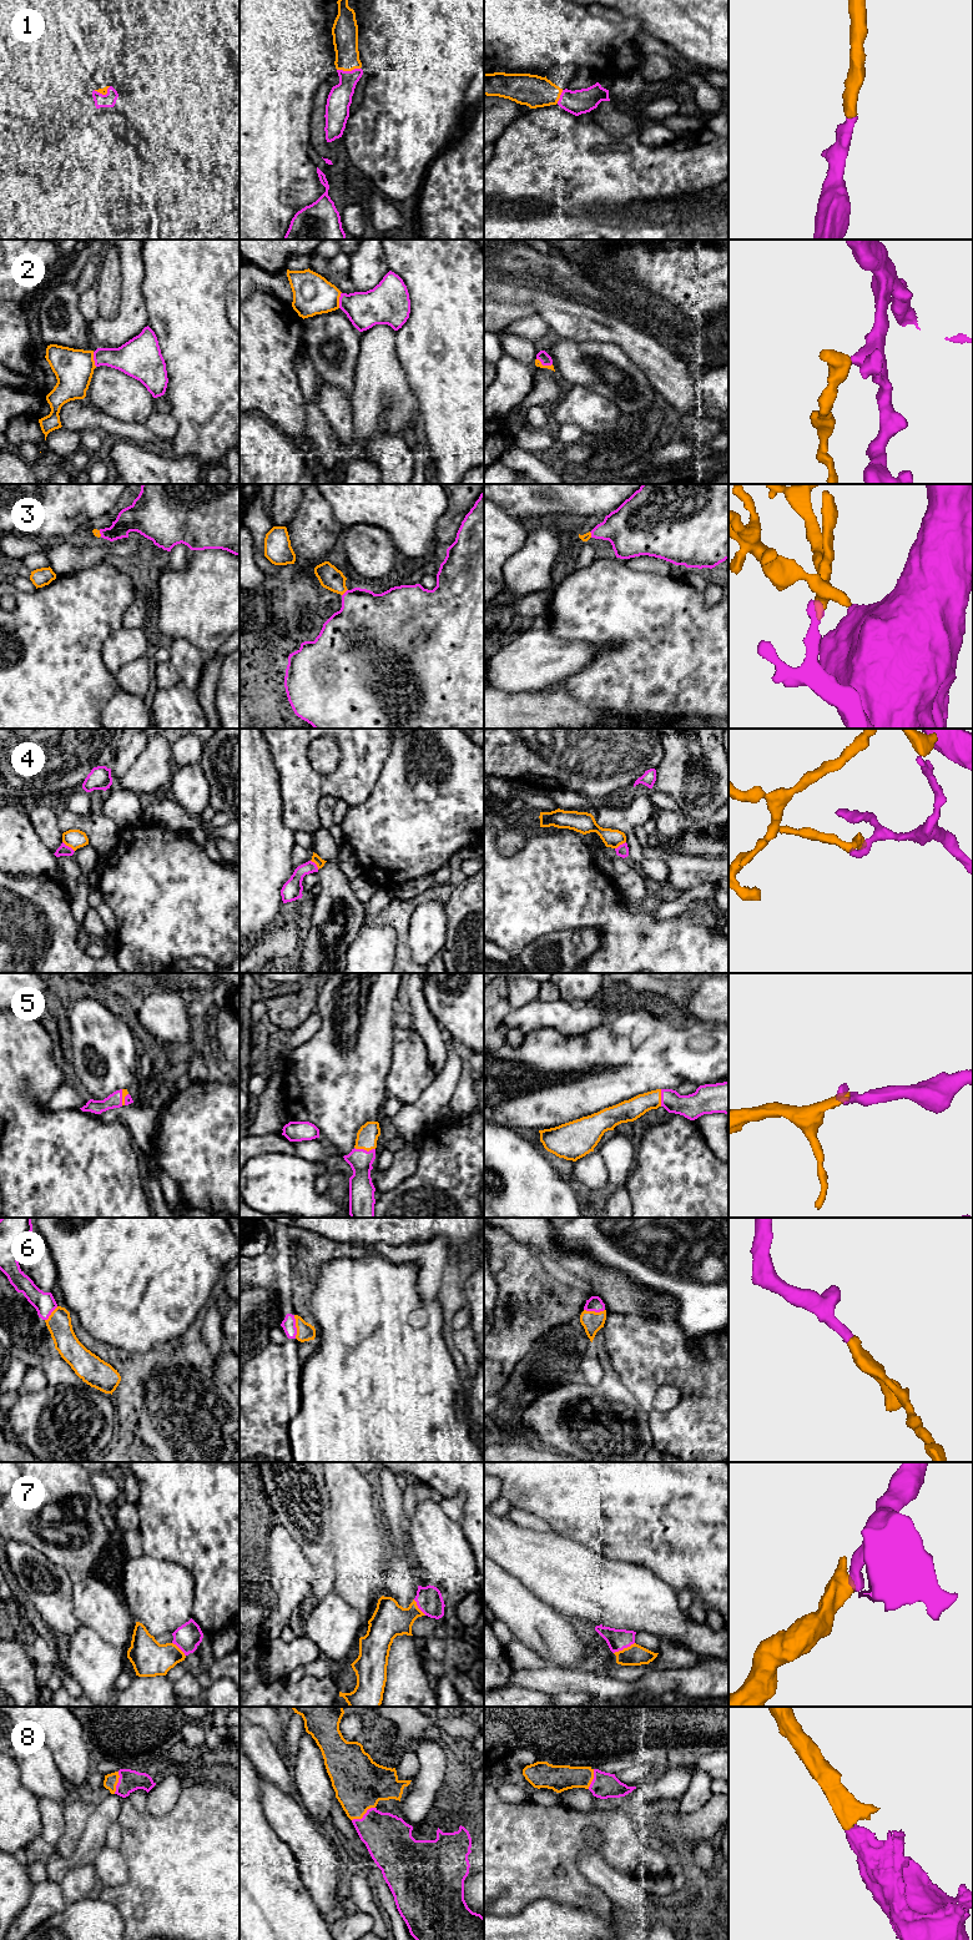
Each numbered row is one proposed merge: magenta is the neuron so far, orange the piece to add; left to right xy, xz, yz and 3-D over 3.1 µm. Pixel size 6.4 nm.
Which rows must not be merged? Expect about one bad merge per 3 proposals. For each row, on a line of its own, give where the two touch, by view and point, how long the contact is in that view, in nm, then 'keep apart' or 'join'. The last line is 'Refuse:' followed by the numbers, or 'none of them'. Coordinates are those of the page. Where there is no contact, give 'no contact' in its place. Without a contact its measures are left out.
1: meets magenta in xz at (348, 71); contact 150 nm long; join
2: meets magenta in xz at (339, 300); contact 110 nm long; join
3: meets magenta in xz at (344, 593); contact 60 nm long; join
4: meets magenta in xy at (67, 846); contact 100 nm long; keep apart
5: meets magenta in xz at (363, 1149); contact 140 nm long; join
6: meets magenta in xz at (295, 1326); contact 150 nm long; join
7: meets magenta in yz at (624, 1647); contact 150 nm long; join
8: meets magenta in xz at (363, 1815); contact 180 nm long; join
Refuse: 4

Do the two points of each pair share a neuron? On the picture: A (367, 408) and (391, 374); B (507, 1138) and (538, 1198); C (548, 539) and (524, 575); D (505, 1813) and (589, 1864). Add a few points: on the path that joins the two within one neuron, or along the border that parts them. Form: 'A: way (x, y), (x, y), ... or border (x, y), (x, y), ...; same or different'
A: way (376, 399), (382, 383); same
B: way (507, 1153), (507, 1167), (523, 1183); same
C: way (543, 548), (532, 567); same
D: border (585, 1850), (579, 1858), (579, 1870), (593, 1884); different

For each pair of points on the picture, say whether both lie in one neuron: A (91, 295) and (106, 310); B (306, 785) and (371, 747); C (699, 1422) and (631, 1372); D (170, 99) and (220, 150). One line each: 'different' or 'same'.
A: different
B: same
C: same
D: different

